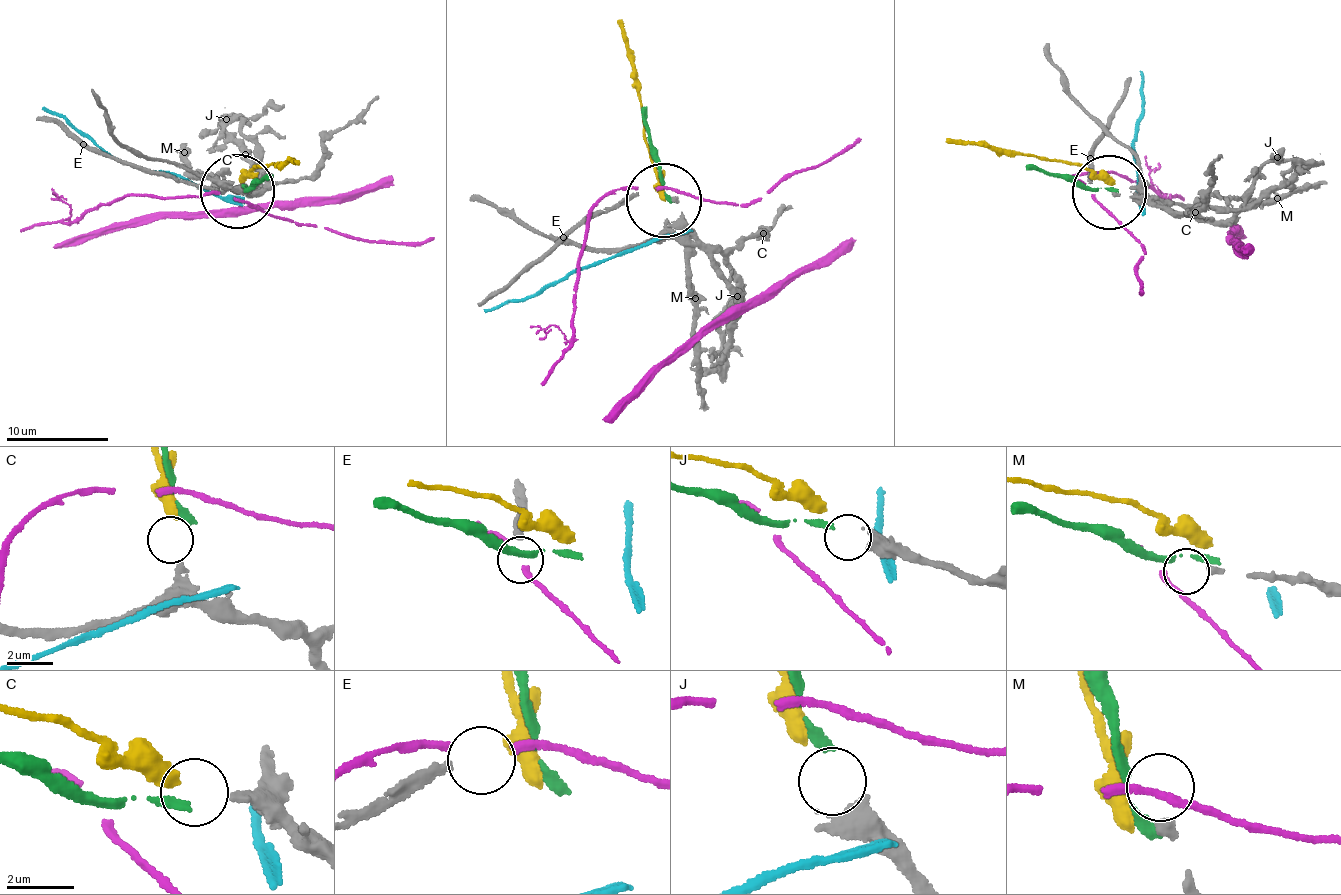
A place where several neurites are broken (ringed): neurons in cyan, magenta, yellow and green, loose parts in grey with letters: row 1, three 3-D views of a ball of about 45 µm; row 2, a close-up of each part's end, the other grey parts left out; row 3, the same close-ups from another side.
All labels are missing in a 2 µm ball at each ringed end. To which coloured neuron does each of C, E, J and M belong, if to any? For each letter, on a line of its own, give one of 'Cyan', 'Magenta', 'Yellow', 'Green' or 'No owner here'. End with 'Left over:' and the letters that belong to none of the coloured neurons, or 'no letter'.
C: Yellow
E: No owner here
J: Green
M: No owner here
Left over: E, M

